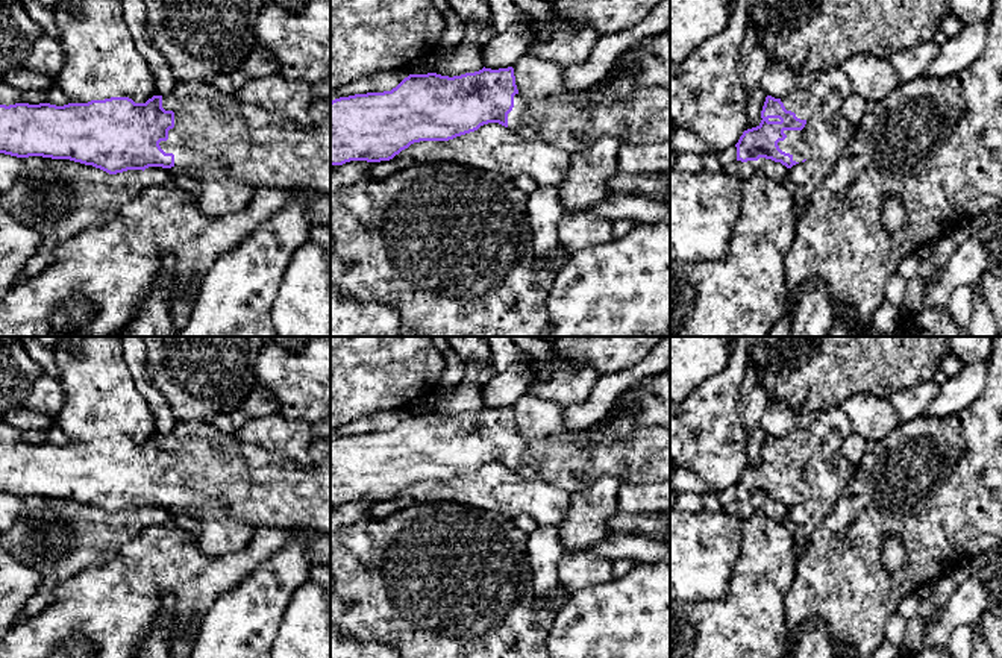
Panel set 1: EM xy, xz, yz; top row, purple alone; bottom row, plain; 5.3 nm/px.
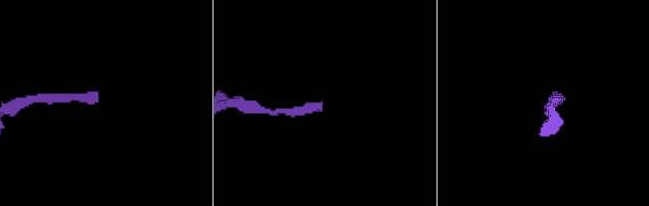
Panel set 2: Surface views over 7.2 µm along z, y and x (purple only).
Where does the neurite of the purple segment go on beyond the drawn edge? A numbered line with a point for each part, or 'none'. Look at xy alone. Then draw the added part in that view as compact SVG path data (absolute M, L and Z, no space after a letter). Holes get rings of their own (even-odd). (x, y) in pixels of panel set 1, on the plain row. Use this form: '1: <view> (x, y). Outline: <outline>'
1: xy (216, 475). Outline: M176 420L173 431L162 435L162 447L174 452L174 467L159 485L174 494L174 508L197 520L223 517L253 529L330 534L330 453L311 468L302 468L279 452L226 435L212 421L203 420Z

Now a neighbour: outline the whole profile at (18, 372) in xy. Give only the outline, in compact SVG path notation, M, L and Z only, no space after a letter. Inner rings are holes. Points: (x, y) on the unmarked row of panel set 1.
M0 337L0 425L11 409L23 408L42 368L32 359L23 343Z

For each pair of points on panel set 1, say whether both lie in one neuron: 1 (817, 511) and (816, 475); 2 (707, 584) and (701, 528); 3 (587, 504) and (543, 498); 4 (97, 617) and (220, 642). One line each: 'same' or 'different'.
1: same
2: same
3: different
4: different

